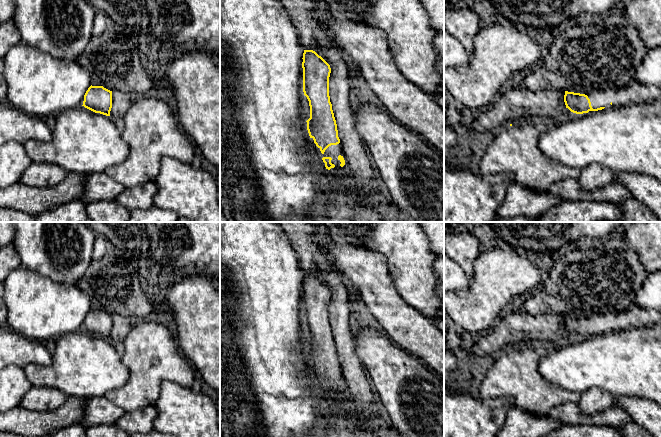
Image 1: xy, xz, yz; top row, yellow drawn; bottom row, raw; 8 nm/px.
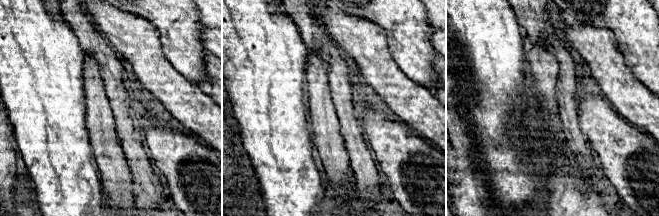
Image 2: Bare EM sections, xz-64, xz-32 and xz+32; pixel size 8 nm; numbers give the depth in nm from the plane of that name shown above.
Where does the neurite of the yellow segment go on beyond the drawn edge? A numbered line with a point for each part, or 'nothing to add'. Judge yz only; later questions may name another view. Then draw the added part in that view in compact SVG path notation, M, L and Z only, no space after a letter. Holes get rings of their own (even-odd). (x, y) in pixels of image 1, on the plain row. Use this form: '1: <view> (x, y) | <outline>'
1: yz (635, 316) | M634 304L626 310L593 314L587 320L593 333L607 333L661 323L661 311L644 309Z

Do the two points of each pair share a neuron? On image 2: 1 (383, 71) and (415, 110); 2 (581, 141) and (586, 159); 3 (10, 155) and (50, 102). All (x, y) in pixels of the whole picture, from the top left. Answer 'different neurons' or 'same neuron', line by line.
1: same neuron
2: same neuron
3: different neurons

